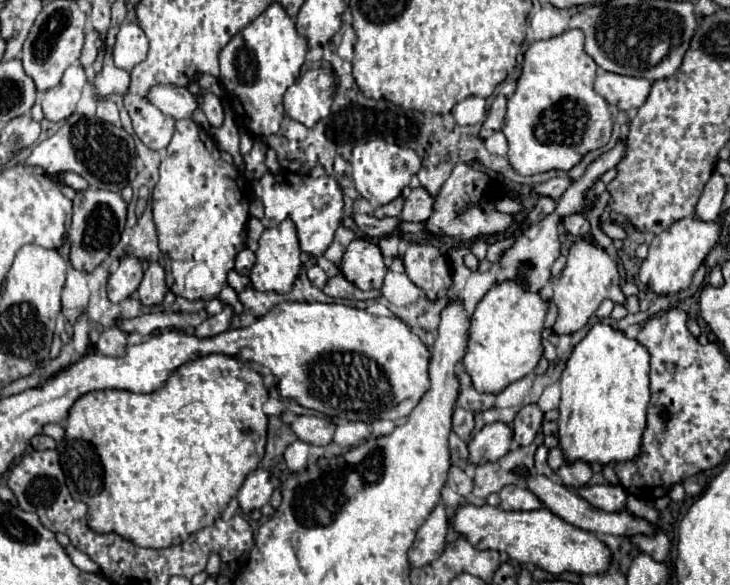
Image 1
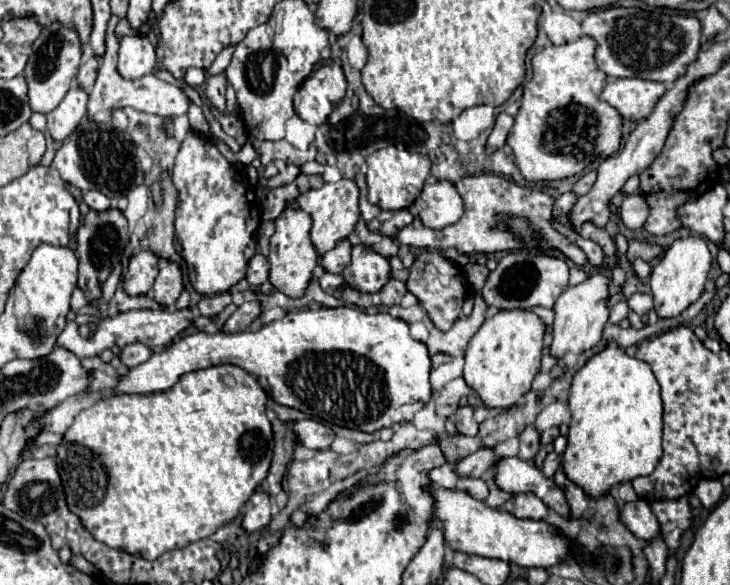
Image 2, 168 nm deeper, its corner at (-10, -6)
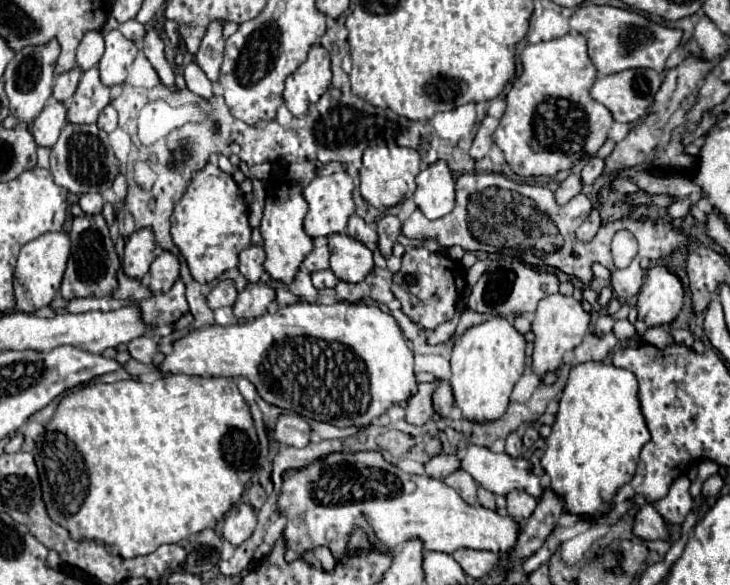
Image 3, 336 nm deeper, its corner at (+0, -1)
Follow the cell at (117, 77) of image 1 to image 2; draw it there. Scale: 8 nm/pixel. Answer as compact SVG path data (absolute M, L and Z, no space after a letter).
M112 16L110 26L108 26L108 38L106 38L106 54L100 60L100 70L94 88L90 90L90 100L88 100L88 118L94 122L108 122L110 114L118 108L132 106L136 110L148 112L148 114L158 114L158 116L180 116L186 114L188 110L188 96L174 84L162 82L156 76L148 74L148 80L124 80L118 70L116 70L116 54L118 54L118 38L114 36L114 26L118 24L118 16Z

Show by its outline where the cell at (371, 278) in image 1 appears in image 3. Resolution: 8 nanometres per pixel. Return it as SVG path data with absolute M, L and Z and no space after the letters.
M346 233L328 235L328 247L330 247L330 269L338 279L346 283L358 283L372 273L374 269L372 251L360 241L352 239L350 235Z

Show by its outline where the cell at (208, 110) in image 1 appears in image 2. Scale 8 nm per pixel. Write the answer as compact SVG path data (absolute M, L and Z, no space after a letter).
M216 74L216 76L208 76L206 78L206 96L208 96L208 102L212 102L220 112L224 112L224 92L226 92L226 74Z

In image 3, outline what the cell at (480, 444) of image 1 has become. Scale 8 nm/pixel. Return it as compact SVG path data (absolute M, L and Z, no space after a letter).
M436 455L426 463L426 471L428 475L432 475L434 479L444 479L450 473L458 471L458 455Z

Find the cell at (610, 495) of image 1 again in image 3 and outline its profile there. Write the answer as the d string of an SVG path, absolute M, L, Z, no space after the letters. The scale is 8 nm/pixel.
M646 503L636 511L632 531L636 537L644 541L654 541L654 539L668 539L668 527L664 525L664 519L656 513L656 509Z

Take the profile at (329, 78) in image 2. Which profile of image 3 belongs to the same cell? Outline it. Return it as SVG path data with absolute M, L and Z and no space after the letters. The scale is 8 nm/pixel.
M314 45L308 59L286 79L284 103L294 117L304 117L308 107L316 103L330 87L330 55L322 45Z

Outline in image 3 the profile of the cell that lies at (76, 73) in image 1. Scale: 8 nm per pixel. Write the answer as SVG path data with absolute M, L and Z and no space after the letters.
M50 99L48 105L42 109L42 113L34 119L34 125L32 125L32 135L36 139L36 145L42 145L42 147L52 147L58 137L60 137L60 131L66 123L66 103L62 101L54 101Z

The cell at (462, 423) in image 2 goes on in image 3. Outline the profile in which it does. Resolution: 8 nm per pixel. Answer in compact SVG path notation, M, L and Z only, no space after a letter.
M440 381L438 389L432 395L432 401L434 401L436 413L440 413L442 417L450 415L450 411L454 409L454 393L452 393L452 387L448 381Z

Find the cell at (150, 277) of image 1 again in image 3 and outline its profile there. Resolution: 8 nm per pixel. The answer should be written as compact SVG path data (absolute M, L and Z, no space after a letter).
M162 251L152 267L150 267L150 291L152 293L166 293L178 279L178 257L170 251Z

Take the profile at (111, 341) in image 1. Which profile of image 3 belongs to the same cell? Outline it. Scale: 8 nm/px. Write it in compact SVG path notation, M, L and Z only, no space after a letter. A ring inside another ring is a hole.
M136 337L126 347L128 347L128 353L130 353L132 359L146 363L146 365L152 363L154 357L156 357L156 341L150 339L150 337ZM150 355L152 355L152 359L150 359Z

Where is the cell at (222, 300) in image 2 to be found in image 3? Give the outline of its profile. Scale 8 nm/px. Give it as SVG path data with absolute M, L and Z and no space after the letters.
M230 279L218 281L218 285L208 295L208 307L210 309L232 307L234 301L236 301L236 295L238 293L236 293L236 287L234 287L234 281L230 281Z

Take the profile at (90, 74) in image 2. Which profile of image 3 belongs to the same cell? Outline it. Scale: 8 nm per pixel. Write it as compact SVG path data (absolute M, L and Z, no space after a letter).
M74 67L74 69L66 71L66 73L60 73L58 79L56 79L56 83L54 83L54 93L52 93L52 97L58 99L58 101L70 101L70 97L74 95L74 91L76 91L76 87L78 87L80 73L82 73L82 71L80 71L78 67Z

